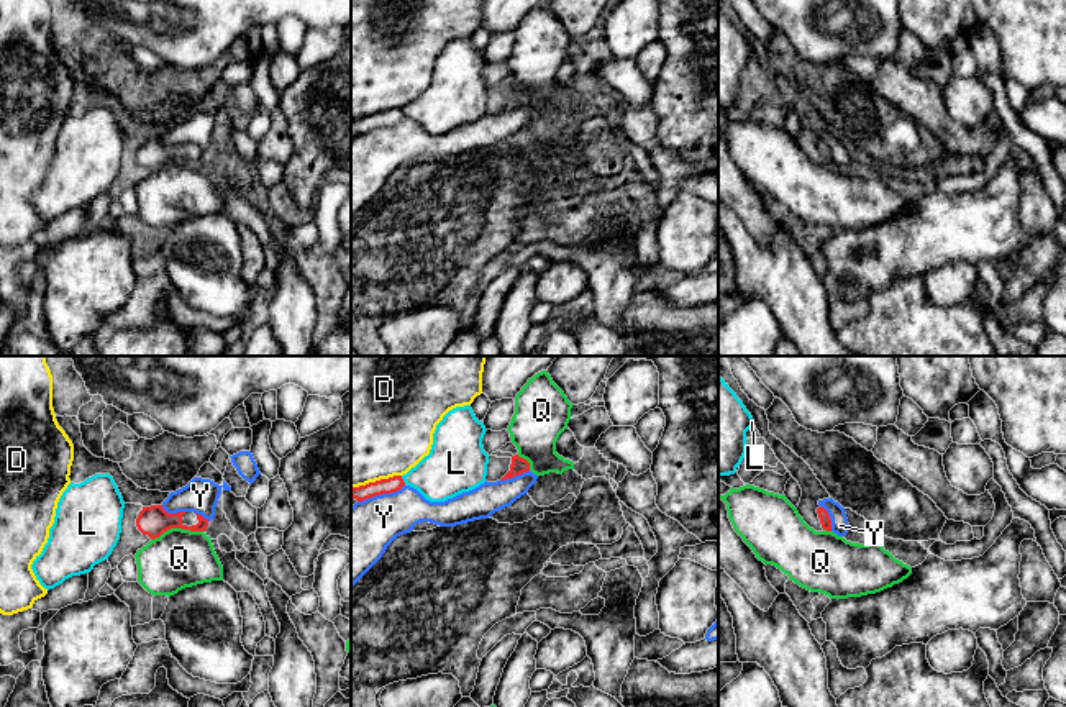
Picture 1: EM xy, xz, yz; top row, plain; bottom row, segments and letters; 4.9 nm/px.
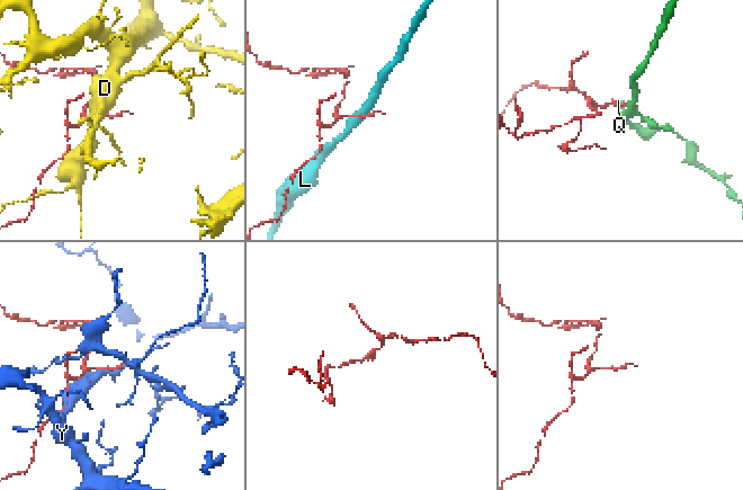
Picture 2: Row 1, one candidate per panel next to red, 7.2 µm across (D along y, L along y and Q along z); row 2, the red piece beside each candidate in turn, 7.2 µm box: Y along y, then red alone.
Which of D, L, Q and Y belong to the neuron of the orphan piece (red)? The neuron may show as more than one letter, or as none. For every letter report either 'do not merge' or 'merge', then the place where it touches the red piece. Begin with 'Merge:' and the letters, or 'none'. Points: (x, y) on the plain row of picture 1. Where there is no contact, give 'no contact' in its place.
Merge: none
D: do not merge | xz (376, 114)
L: do not merge | xz (402, 114)
Q: do not merge | xy (176, 159)
Y: do not merge | xz (381, 127)

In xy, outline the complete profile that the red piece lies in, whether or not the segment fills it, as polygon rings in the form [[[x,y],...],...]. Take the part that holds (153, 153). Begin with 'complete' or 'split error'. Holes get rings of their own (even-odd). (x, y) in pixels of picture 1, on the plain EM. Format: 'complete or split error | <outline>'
split error | [[[151,138],[143,139],[136,151],[136,159],[143,167],[154,172],[171,161],[205,164],[208,153],[194,144],[167,146],[162,138]]]

